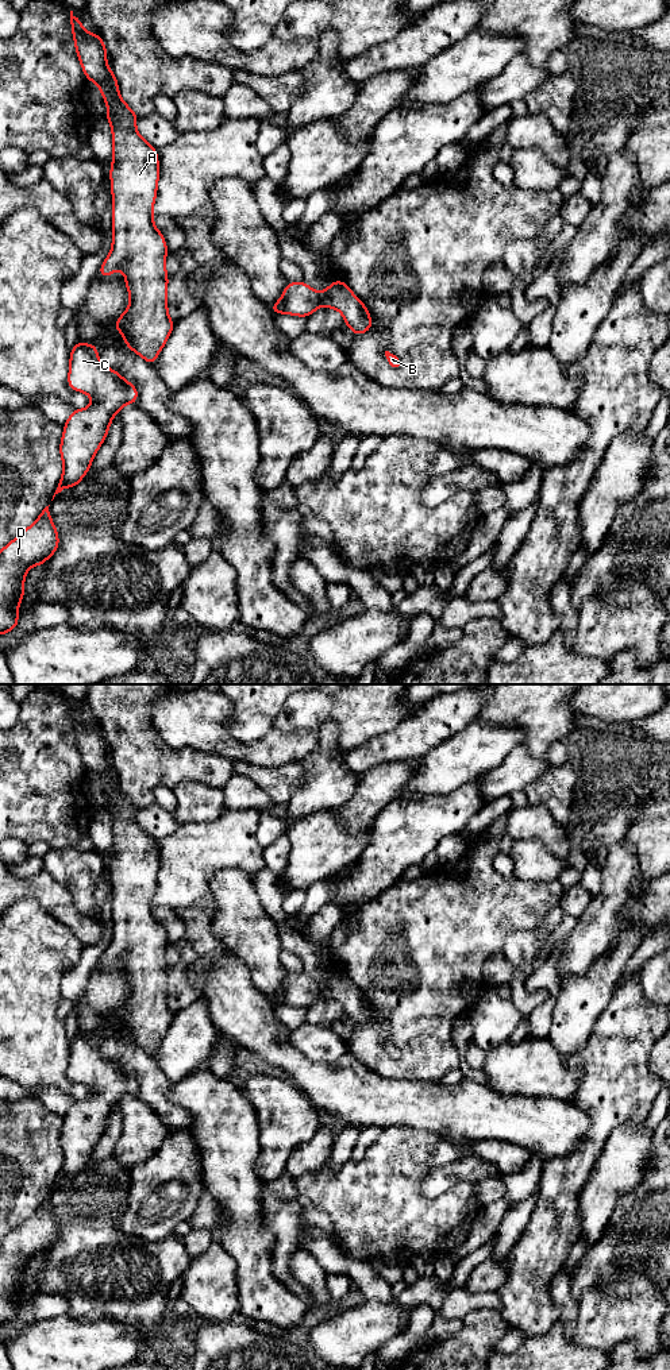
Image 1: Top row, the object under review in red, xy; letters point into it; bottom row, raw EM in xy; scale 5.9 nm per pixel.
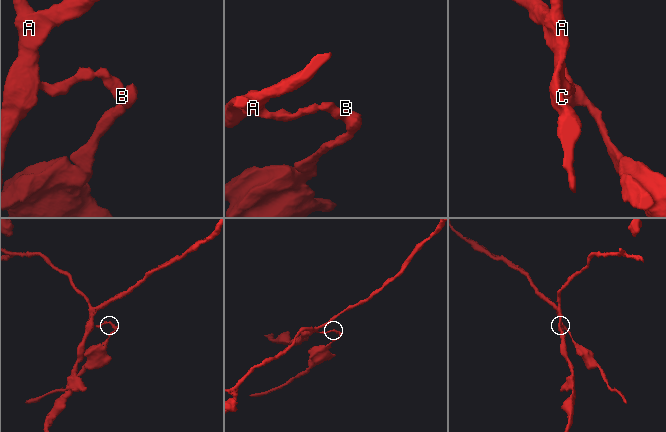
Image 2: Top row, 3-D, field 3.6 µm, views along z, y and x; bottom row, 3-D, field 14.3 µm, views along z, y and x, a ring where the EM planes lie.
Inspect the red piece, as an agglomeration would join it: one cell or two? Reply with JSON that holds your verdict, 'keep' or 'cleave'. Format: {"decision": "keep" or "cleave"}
{"decision": "cleave"}

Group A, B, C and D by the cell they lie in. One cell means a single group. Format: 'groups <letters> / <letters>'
groups A C D / B

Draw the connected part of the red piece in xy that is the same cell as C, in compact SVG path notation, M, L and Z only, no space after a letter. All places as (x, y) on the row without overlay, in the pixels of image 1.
M77 1033L70 1041L68 1077L76 1083L89 1085L93 1095L85 1100L74 1100L63 1115L63 1126L59 1135L63 1162L58 1178L53 1186L66 1178L76 1178L86 1166L92 1151L107 1128L111 1112L127 1095L138 1093L138 1080L127 1073L116 1061L104 1057L97 1046L99 1038Z

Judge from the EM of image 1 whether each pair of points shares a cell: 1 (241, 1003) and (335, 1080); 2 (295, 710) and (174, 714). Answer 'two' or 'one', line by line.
1: one
2: two

